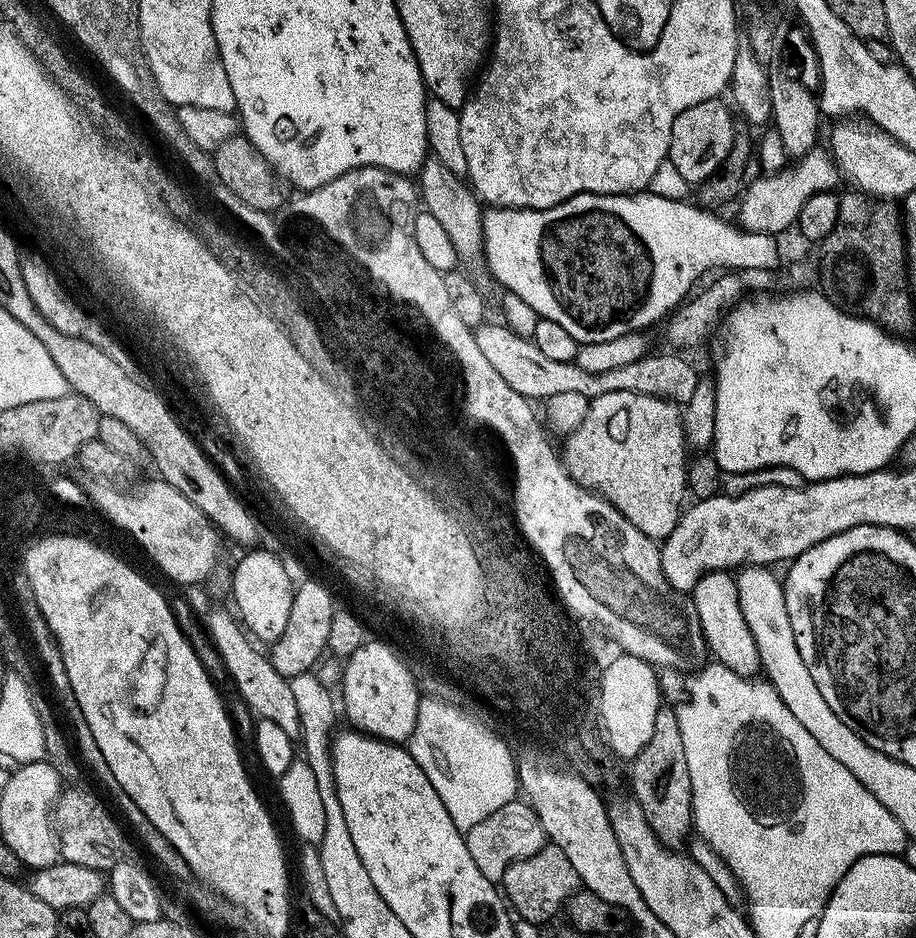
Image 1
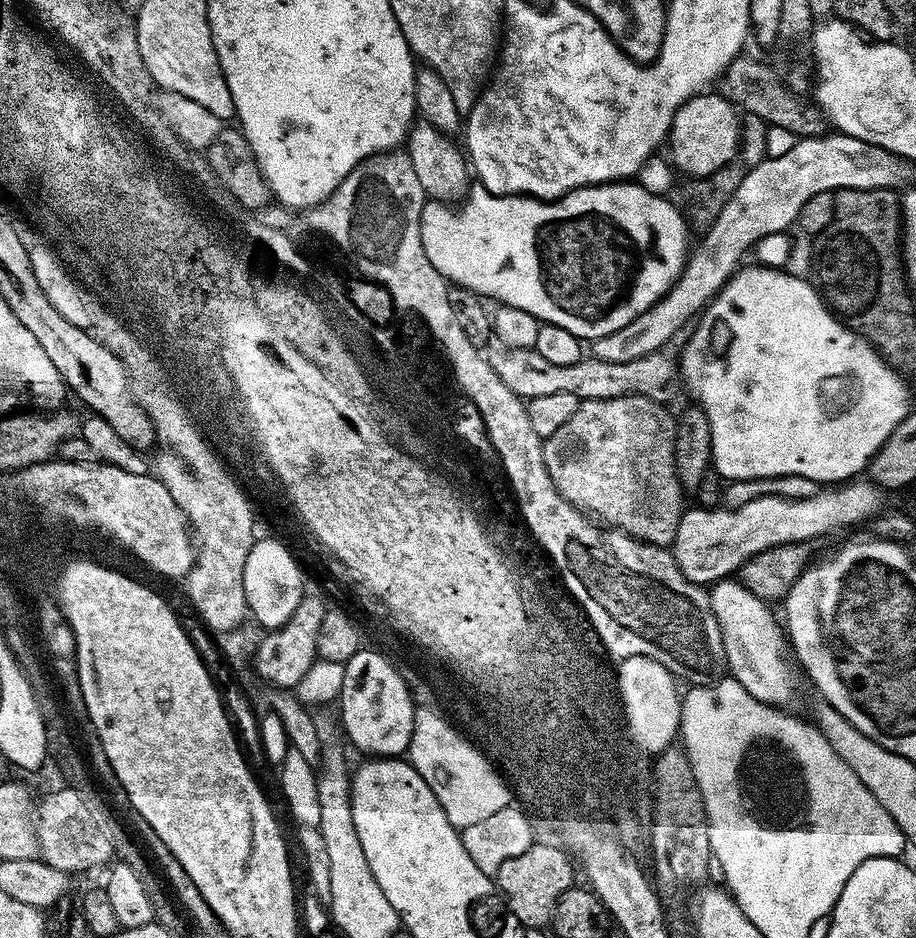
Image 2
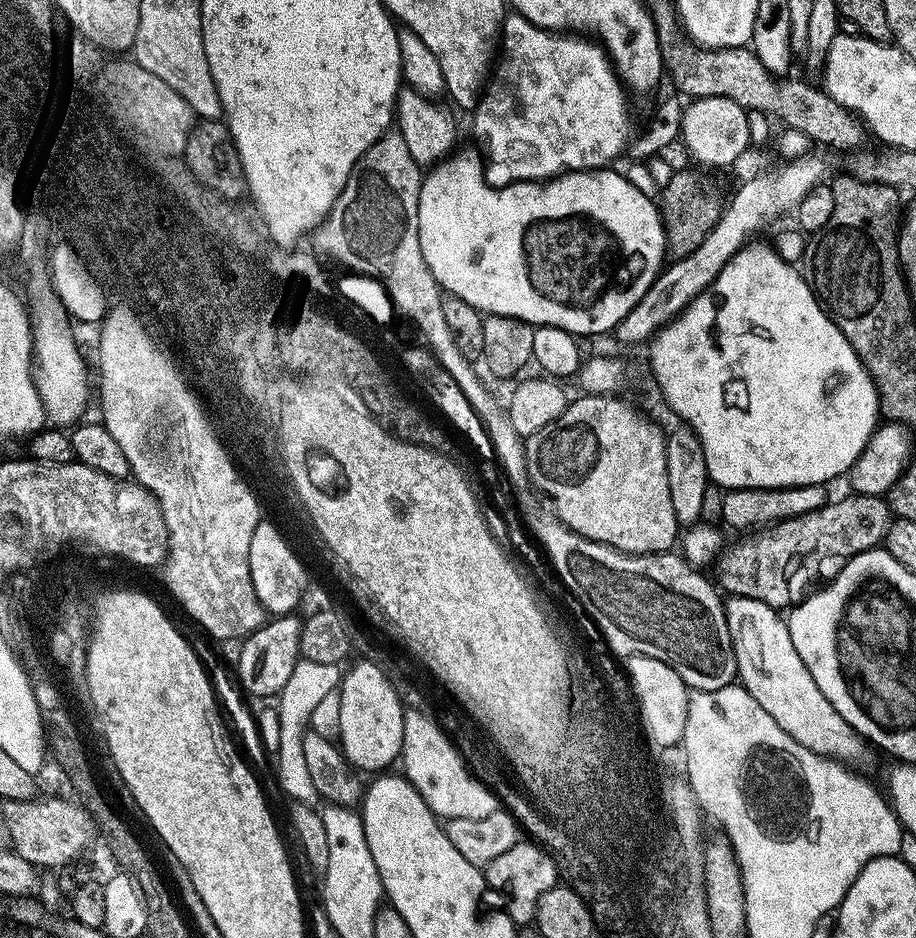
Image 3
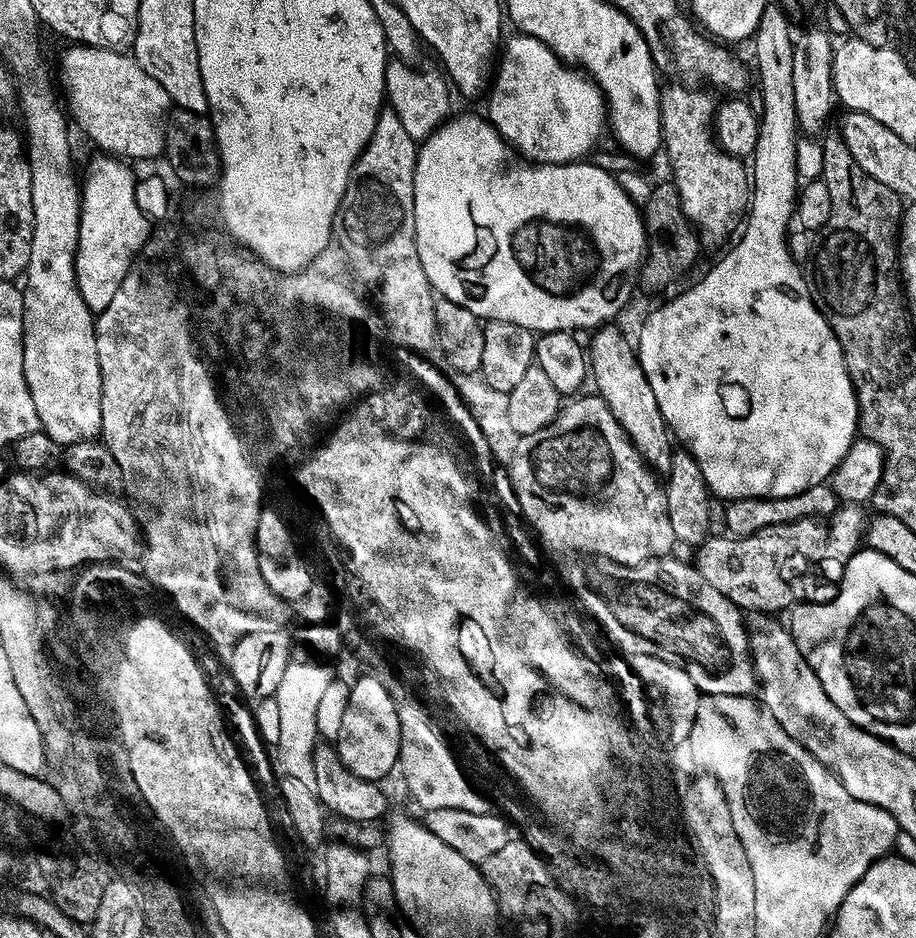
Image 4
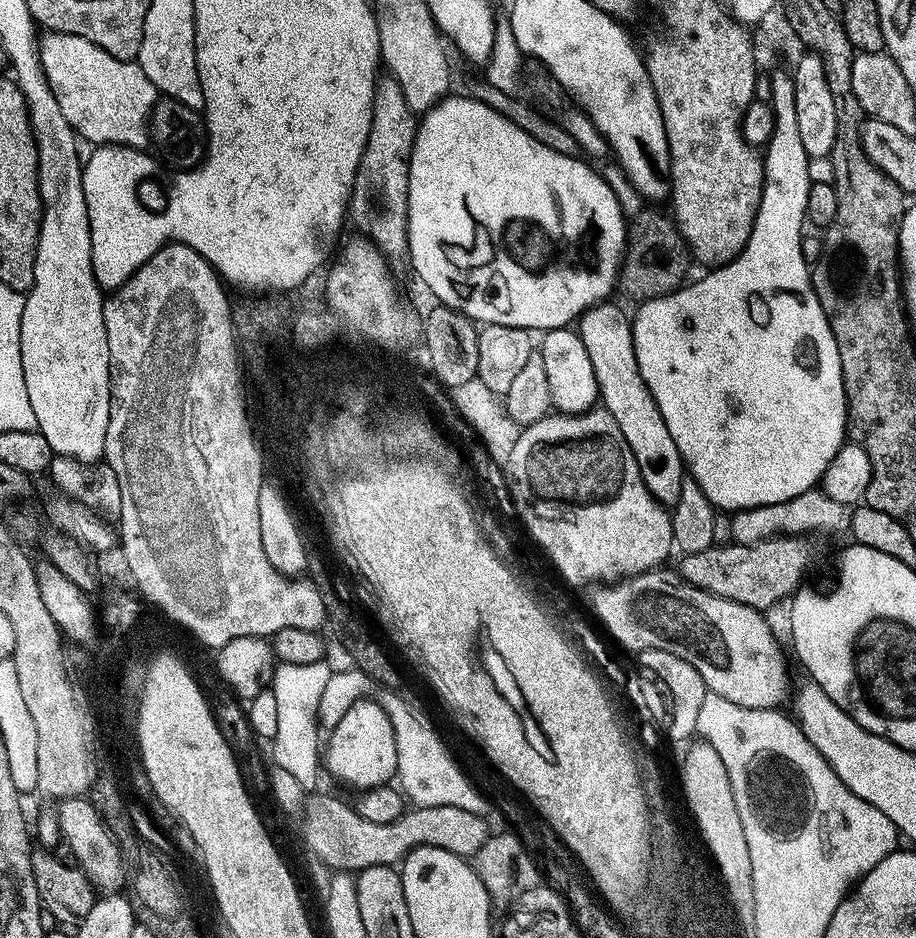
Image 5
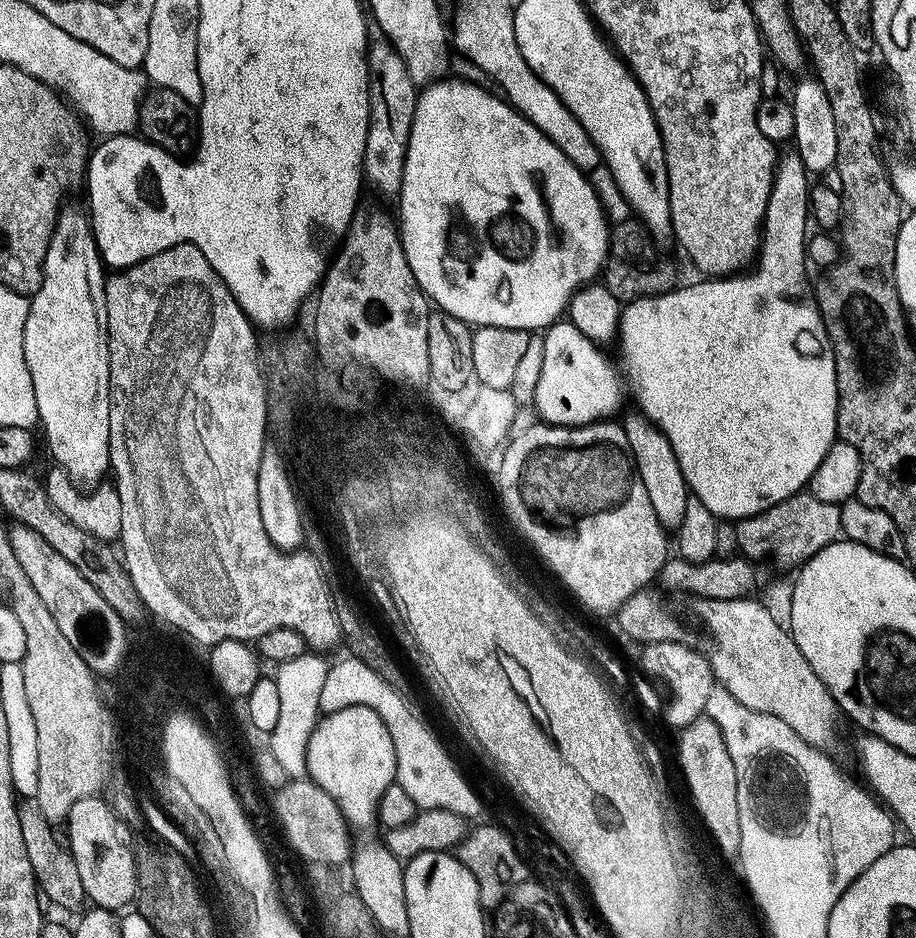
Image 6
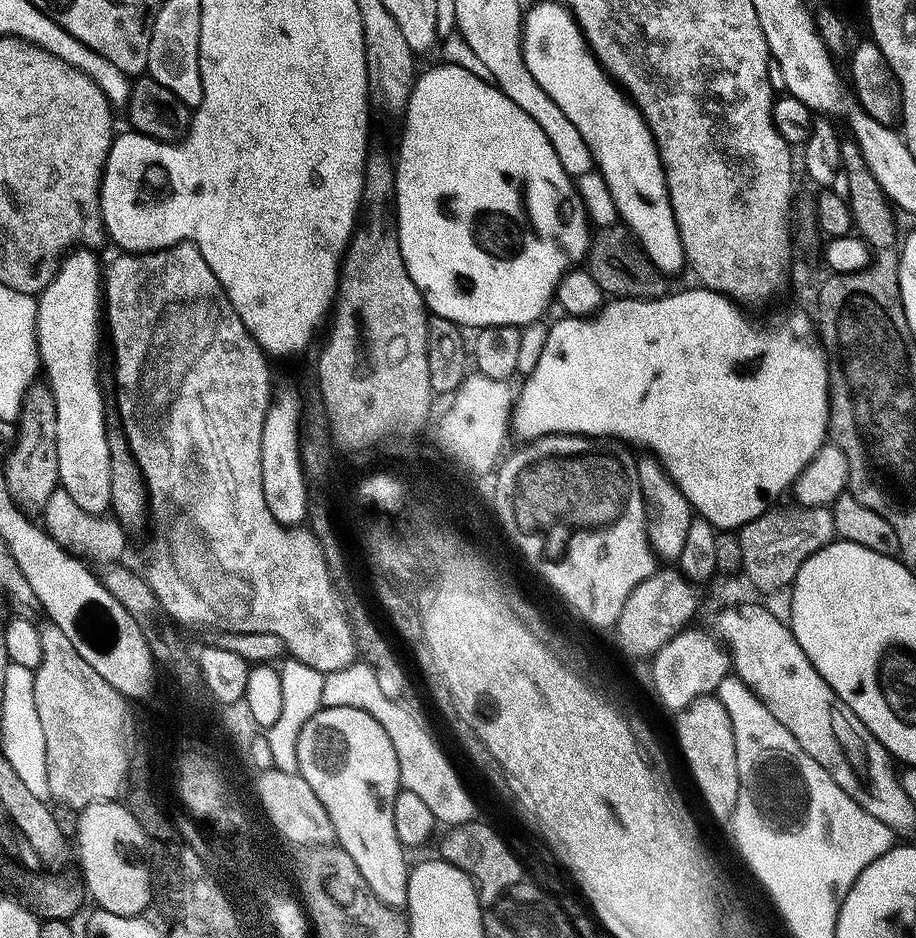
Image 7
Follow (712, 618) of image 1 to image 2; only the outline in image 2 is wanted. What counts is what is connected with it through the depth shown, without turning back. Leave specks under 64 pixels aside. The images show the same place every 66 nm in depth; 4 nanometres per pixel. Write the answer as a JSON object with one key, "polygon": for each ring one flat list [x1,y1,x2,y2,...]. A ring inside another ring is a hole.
{"polygon":[[736,578,712,584,708,598,722,632,724,653,728,659,726,668,731,679,737,680,745,690,754,694,754,698,758,698,761,704,785,706,784,704,790,703,796,688,792,685,792,676,784,661,786,640,781,625,778,620,776,625,775,618,768,610,769,605,750,594,750,590,746,590]]}

